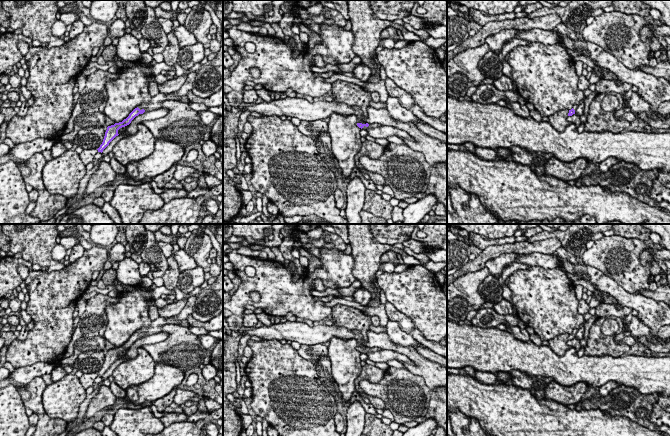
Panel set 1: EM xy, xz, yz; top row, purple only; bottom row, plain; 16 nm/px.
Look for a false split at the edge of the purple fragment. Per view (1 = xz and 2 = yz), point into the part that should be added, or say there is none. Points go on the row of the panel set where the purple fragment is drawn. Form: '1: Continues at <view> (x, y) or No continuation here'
1: Continues at xz (373, 125)
2: No continuation here

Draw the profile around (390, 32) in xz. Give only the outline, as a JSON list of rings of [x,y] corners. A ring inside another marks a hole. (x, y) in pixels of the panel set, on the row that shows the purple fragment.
[[[390,26],[382,30],[380,39],[385,39],[385,38],[393,38],[395,42],[399,41],[397,29]]]

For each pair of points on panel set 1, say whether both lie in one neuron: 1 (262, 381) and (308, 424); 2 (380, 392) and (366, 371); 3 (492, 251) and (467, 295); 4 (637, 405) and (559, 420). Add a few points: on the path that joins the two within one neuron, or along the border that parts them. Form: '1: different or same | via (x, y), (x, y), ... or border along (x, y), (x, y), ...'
1: same | via (274, 386), (300, 412)
2: different | border along (385, 371), (379, 381), (363, 379), (359, 387)
3: different | border along (484, 266), (475, 271), (468, 271), (460, 277)
4: different | border along (585, 408), (599, 409), (613, 415), (627, 417)

